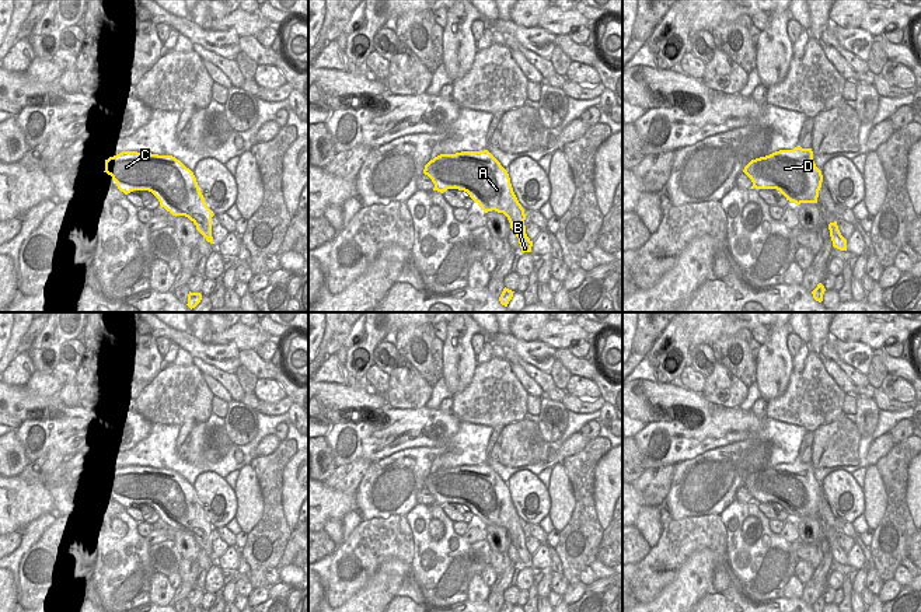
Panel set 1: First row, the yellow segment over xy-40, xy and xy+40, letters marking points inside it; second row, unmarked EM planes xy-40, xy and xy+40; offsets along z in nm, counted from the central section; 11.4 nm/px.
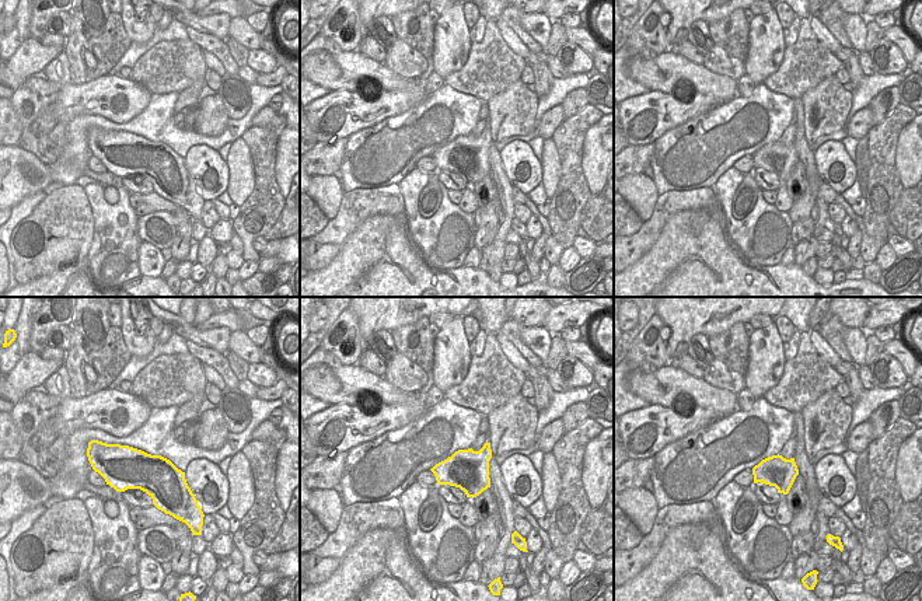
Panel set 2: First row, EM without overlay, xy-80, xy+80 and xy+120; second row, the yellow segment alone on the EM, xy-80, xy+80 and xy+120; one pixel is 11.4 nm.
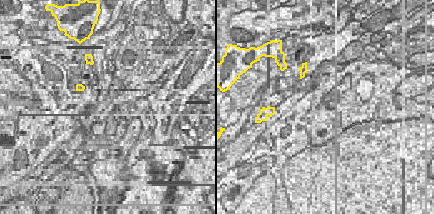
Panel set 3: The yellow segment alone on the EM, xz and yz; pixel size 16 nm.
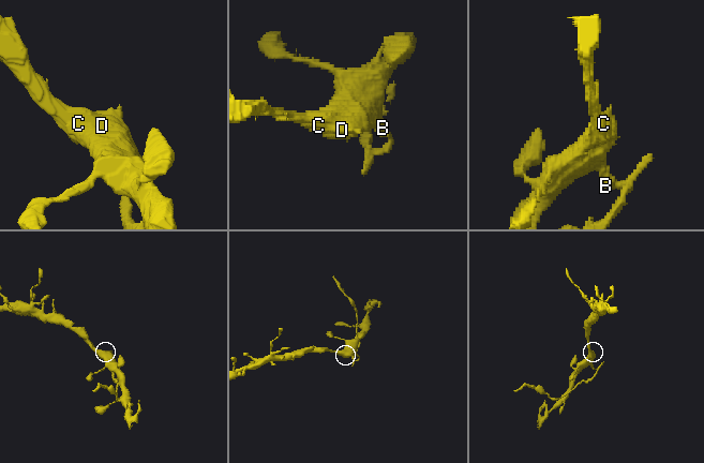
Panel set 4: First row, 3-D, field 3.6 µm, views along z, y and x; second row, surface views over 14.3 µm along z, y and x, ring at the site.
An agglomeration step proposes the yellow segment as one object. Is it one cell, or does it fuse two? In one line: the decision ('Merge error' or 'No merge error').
Merge error.

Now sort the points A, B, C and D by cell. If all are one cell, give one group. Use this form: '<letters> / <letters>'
A C D / B

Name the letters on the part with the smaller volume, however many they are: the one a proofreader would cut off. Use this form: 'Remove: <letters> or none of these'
Remove: B

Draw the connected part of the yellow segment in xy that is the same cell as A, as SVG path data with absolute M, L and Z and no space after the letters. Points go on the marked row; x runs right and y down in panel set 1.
M488 150L440 154L425 165L423 174L435 183L433 190L464 190L485 213L503 213L516 237L526 231L524 209L509 174Z

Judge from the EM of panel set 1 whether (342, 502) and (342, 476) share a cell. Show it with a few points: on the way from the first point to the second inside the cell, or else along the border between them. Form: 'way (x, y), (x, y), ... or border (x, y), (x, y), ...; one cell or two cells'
border (323, 482), (334, 489), (353, 495); two cells

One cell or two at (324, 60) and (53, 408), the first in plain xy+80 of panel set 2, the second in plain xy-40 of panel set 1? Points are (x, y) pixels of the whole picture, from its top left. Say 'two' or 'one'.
one

